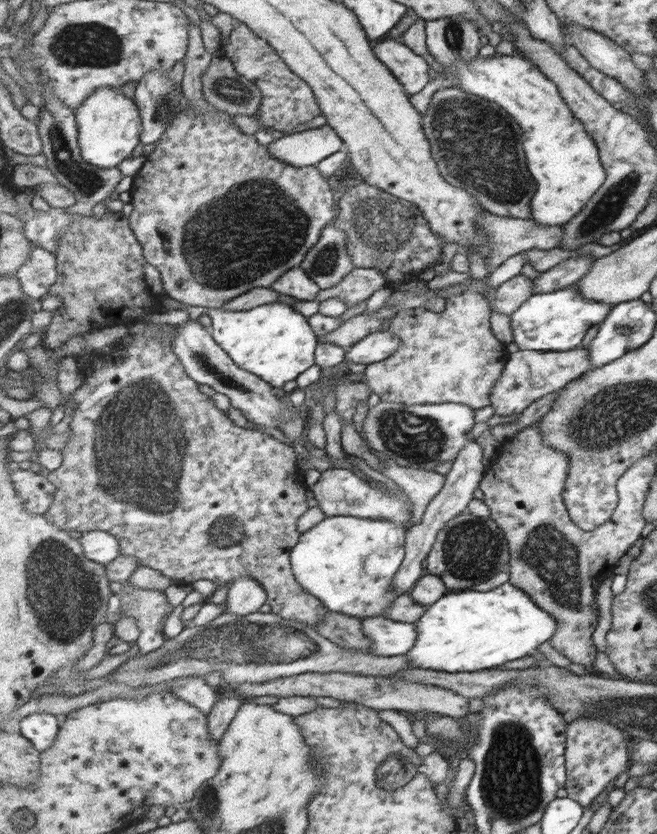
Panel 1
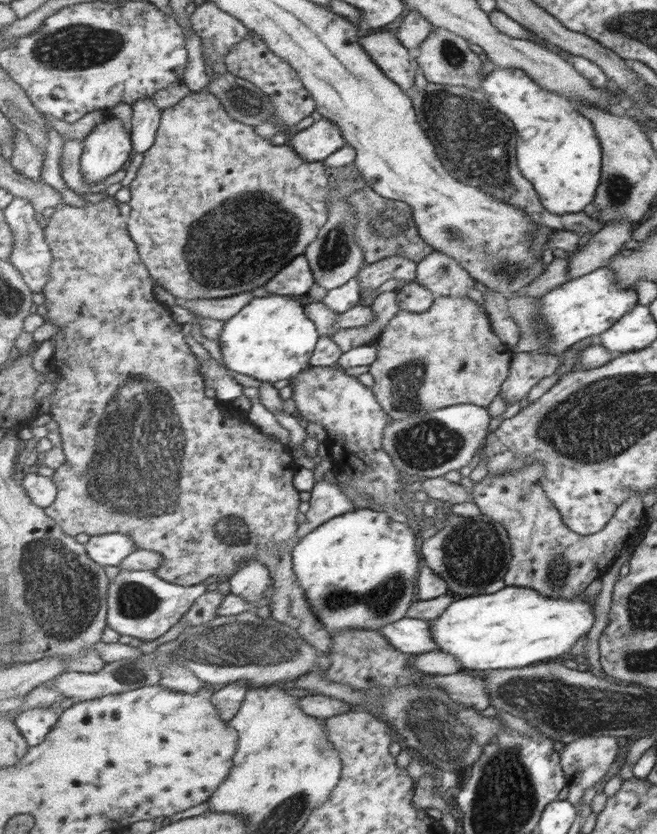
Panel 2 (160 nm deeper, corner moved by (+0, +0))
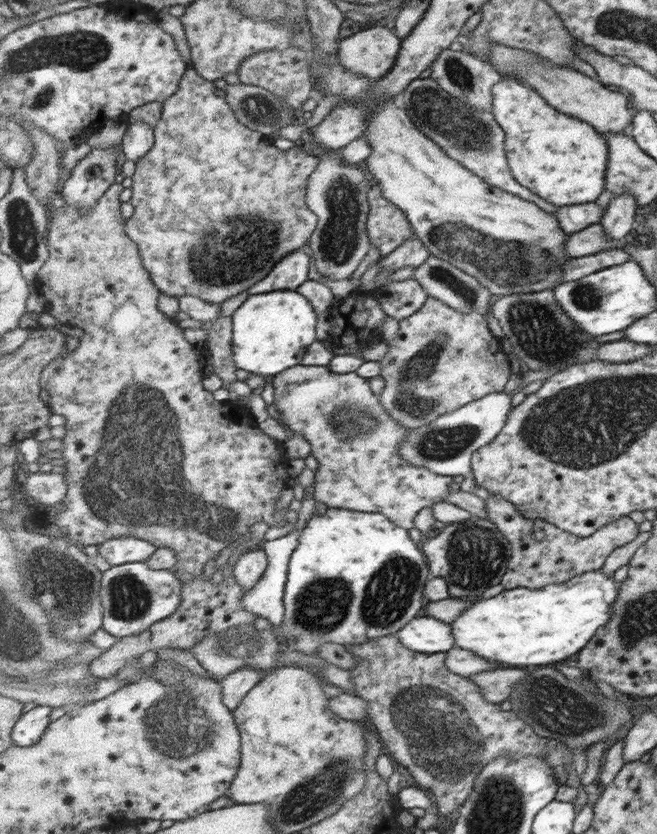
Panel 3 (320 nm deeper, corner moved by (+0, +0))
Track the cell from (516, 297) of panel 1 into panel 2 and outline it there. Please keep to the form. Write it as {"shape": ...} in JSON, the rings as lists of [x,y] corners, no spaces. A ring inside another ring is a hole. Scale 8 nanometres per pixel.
{"shape":[[[554,258],[552,263],[546,267],[546,272],[538,280],[514,294],[523,295],[524,297],[542,297],[554,288],[563,286],[571,279],[569,258]]]}

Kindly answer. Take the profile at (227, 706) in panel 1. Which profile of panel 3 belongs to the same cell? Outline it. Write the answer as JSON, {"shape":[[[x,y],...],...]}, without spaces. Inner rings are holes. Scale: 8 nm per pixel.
{"shape":[[[246,665],[221,679],[225,706],[229,706],[229,710],[237,710],[247,694],[264,680],[265,675],[263,671]]]}

